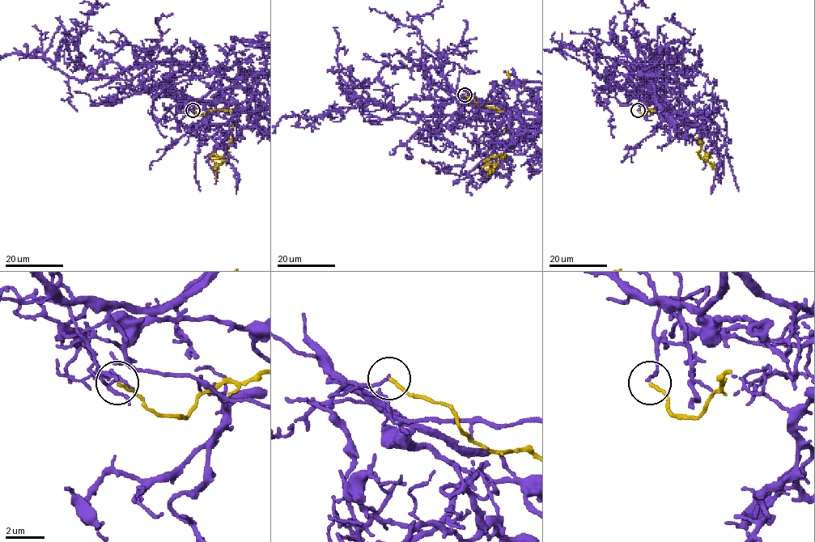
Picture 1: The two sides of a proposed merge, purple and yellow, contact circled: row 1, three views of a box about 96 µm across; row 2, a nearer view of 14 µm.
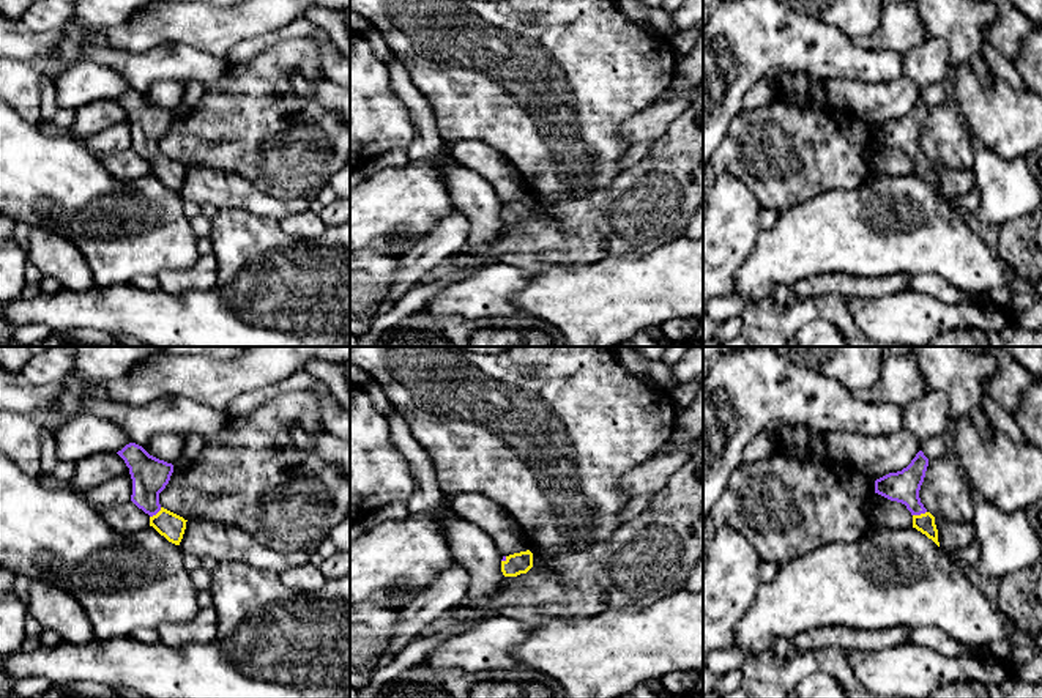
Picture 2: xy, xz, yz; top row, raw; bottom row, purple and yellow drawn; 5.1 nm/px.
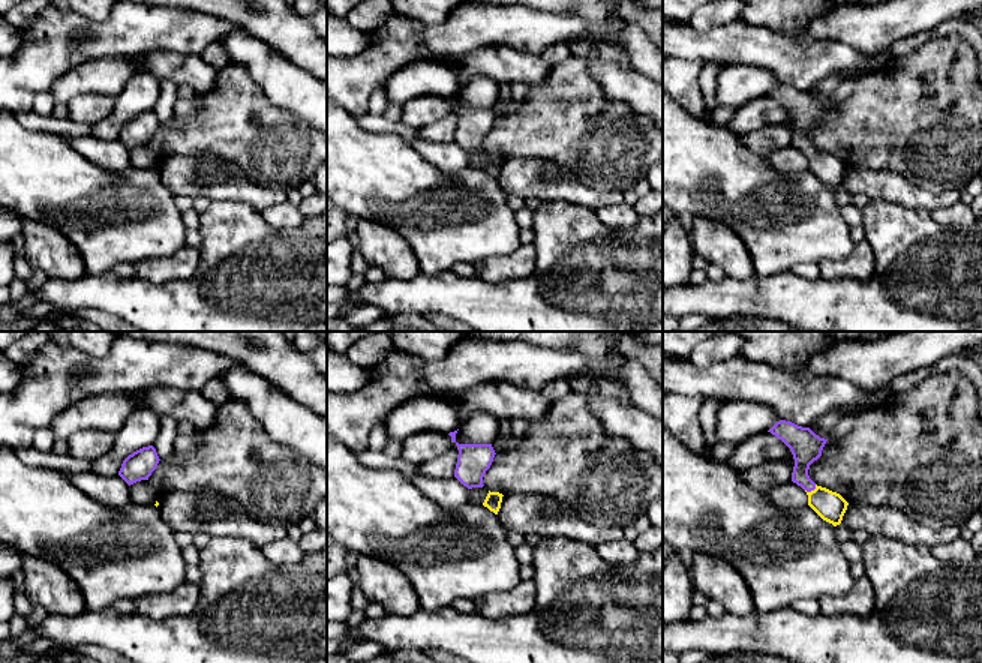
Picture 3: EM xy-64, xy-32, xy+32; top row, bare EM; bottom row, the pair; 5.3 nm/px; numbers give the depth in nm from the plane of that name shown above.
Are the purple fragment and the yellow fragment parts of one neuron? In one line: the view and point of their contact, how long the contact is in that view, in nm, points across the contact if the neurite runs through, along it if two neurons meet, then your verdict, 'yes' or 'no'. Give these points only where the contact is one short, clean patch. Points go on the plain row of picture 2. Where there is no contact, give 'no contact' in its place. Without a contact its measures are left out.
meets purple in yz at (919, 161); contact 80 nm long; no

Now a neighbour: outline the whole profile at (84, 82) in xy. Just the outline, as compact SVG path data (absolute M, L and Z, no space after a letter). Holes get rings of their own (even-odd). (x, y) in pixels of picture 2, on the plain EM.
M79 61L55 79L57 106L77 110L101 99L118 99L129 91L126 80L102 65Z

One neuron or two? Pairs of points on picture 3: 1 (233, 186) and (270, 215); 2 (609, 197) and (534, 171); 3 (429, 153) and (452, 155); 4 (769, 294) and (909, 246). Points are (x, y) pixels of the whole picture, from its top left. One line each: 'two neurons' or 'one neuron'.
1: two neurons
2: one neuron
3: one neuron
4: one neuron

